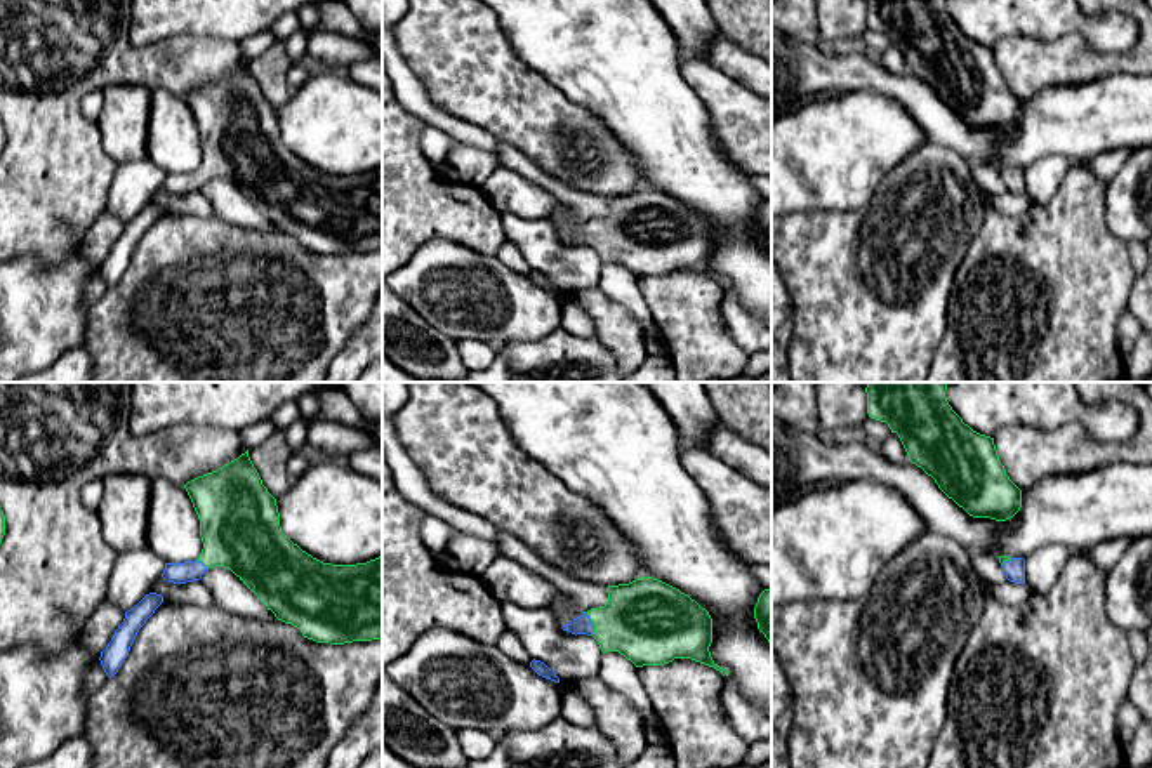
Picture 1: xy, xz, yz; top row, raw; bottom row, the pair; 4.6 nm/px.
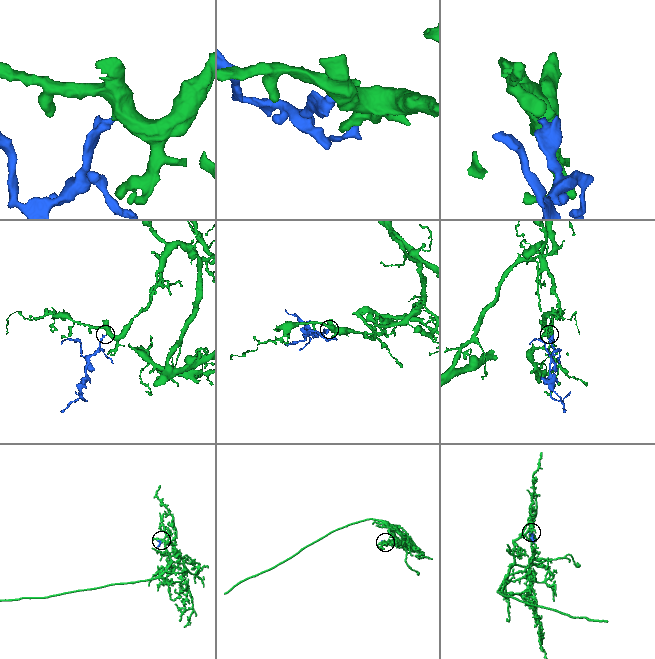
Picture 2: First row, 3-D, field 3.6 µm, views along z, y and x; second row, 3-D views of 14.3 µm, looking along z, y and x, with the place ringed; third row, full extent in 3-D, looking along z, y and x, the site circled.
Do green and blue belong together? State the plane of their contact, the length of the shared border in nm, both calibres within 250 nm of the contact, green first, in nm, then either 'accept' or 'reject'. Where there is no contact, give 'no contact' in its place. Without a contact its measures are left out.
xz | 110 nm | 400/90 nm | accept

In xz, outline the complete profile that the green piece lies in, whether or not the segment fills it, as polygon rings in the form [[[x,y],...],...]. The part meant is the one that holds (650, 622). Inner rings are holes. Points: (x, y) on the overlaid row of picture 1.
[[[653,577],[608,586],[606,593],[603,606],[582,612],[561,629],[593,636],[603,653],[619,652],[636,667],[692,659],[728,674],[709,652],[712,619],[688,594]]]

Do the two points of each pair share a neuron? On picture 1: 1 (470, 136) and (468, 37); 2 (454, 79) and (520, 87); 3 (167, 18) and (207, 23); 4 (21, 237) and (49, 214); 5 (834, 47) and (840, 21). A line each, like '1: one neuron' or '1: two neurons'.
1: two neurons
2: one neuron
3: one neuron
4: one neuron
5: two neurons

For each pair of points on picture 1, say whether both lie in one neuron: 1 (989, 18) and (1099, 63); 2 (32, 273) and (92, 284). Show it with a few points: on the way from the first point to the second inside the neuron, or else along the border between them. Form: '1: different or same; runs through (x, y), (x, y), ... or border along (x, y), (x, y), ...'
1: different; border along (1006, 35), (1039, 40), (1081, 35), (1088, 42)
2: different; border along (98, 268), (84, 284), (84, 299), (89, 304)

